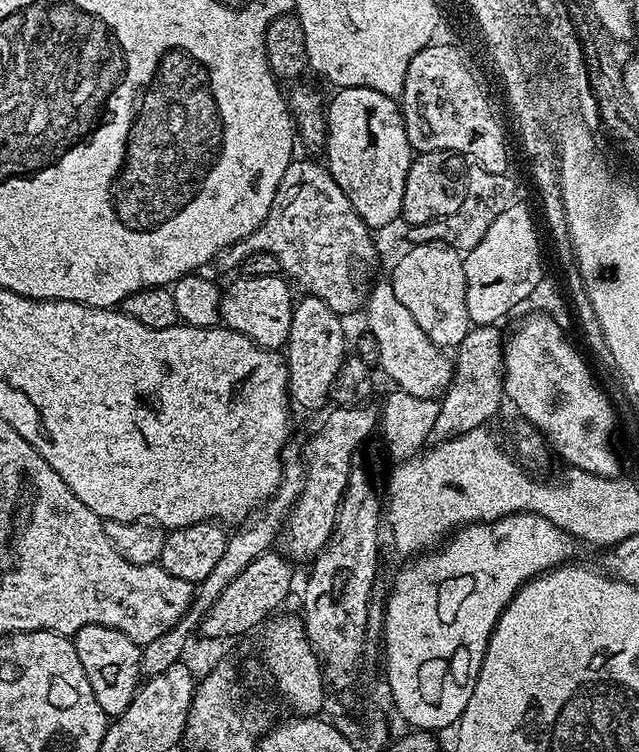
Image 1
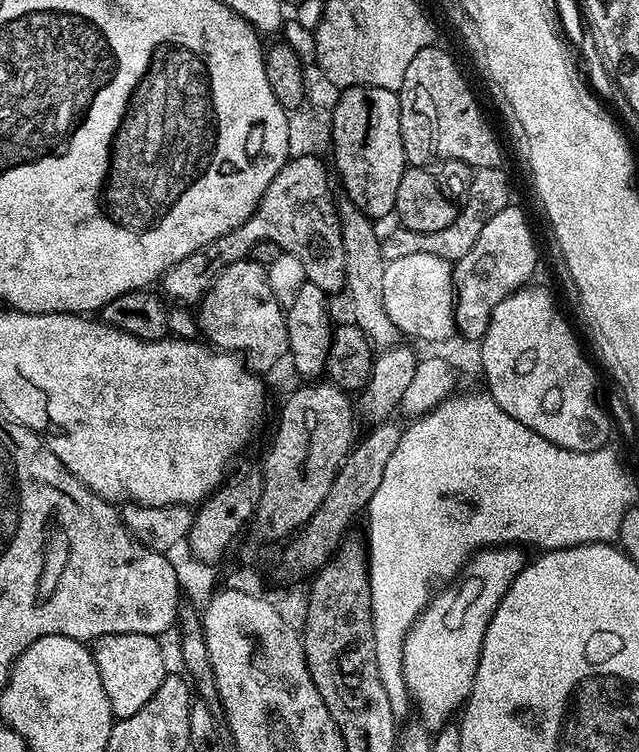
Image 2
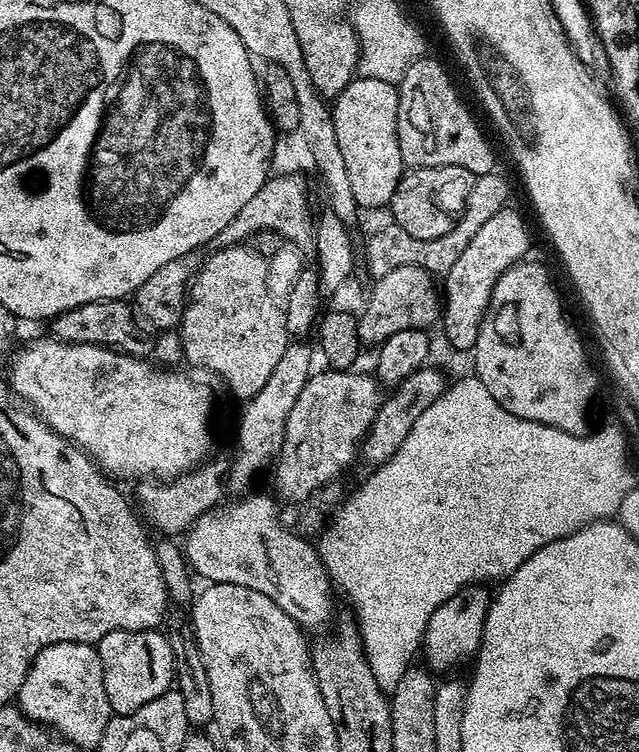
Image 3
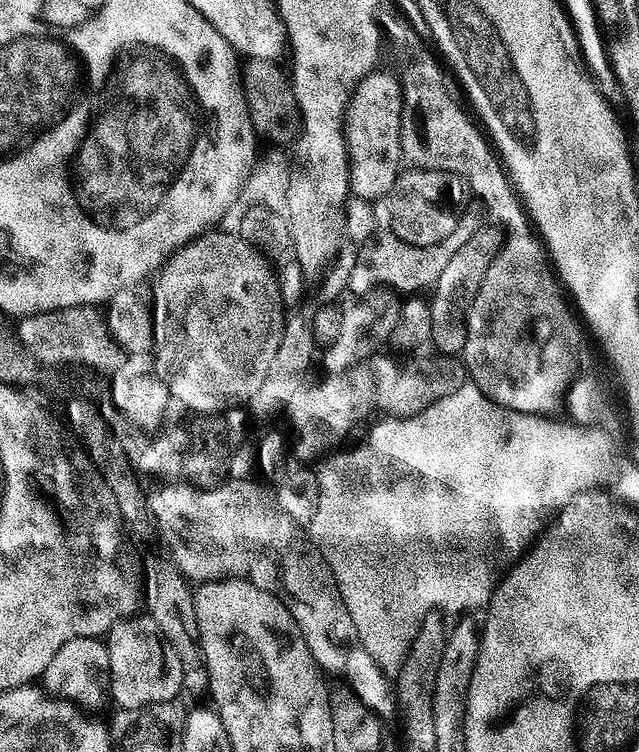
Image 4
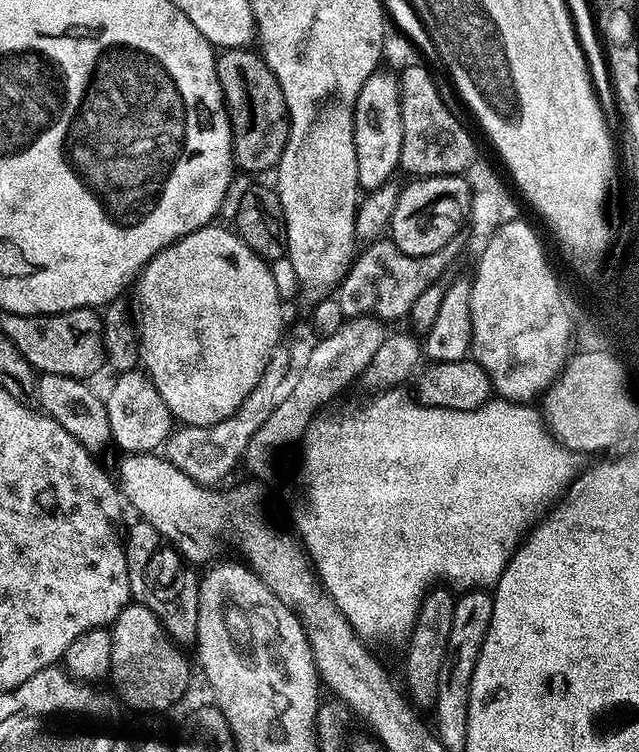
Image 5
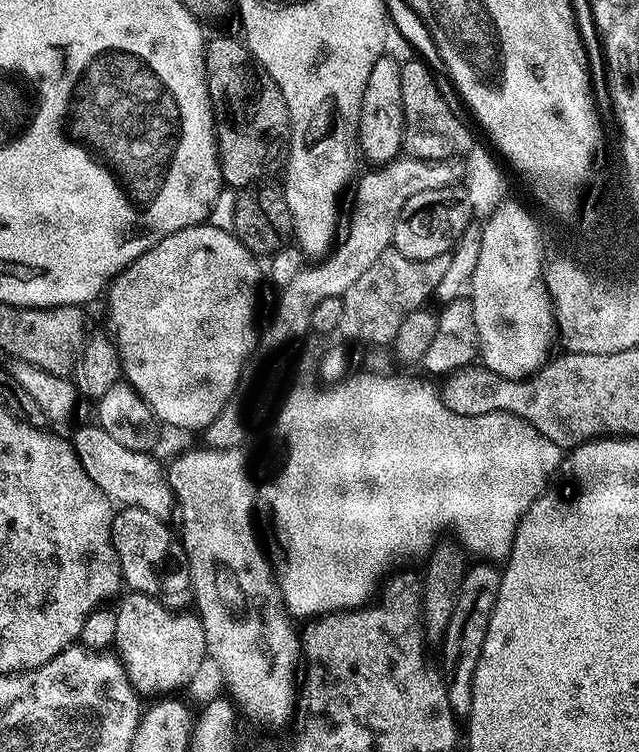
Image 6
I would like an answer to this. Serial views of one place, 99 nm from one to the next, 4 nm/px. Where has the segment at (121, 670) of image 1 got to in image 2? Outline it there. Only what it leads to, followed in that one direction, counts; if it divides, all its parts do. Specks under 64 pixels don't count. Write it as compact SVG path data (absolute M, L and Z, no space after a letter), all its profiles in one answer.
M110 634L95 641L98 678L102 678L102 690L106 690L106 698L116 720L125 720L130 718L130 714L138 714L138 710L142 710L142 706L154 698L154 690L162 686L166 669L160 643L157 637L146 634Z

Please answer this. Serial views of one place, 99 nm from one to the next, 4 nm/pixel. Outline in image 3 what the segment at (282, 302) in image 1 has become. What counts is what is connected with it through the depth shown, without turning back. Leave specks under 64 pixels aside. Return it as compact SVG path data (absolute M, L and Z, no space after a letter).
M247 246L222 248L211 254L192 279L179 317L184 360L221 376L240 402L246 402L266 386L266 378L286 354L290 337L284 309L267 289L265 257Z

